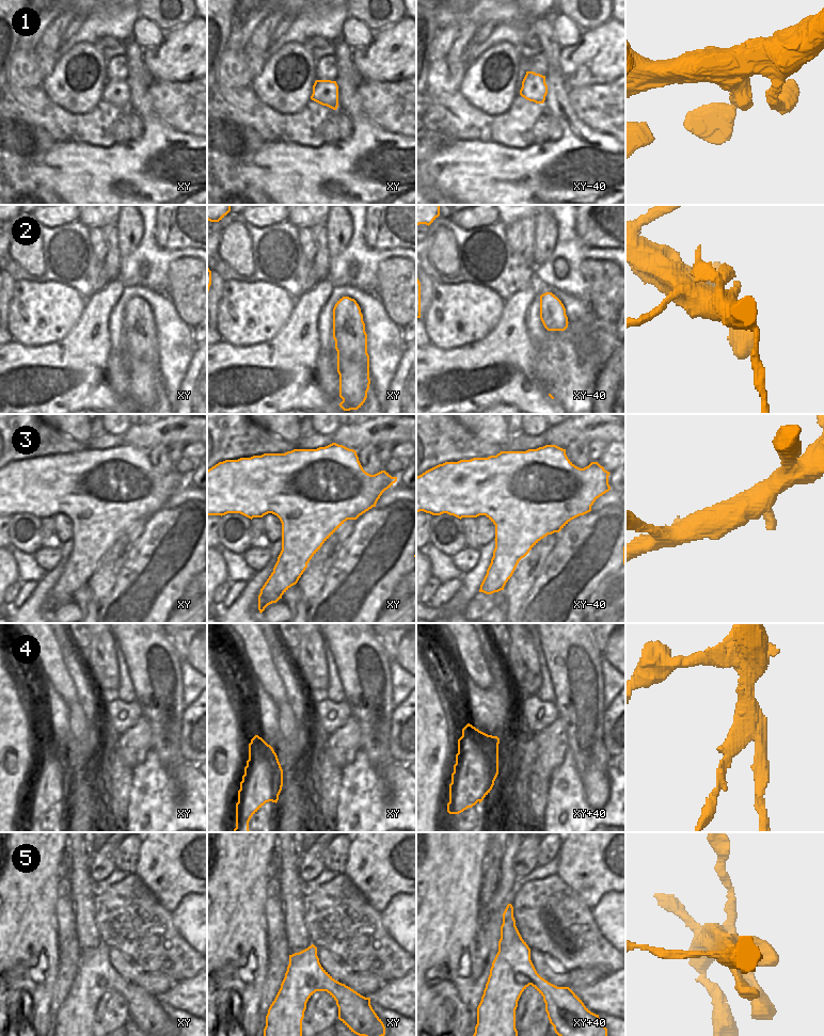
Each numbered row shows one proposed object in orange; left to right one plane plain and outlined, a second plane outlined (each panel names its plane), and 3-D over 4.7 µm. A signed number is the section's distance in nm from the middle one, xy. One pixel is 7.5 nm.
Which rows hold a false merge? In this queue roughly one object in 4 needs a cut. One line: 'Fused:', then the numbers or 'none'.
Fused: 4

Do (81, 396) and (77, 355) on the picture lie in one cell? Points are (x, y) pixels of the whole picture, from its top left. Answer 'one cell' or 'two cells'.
one cell

